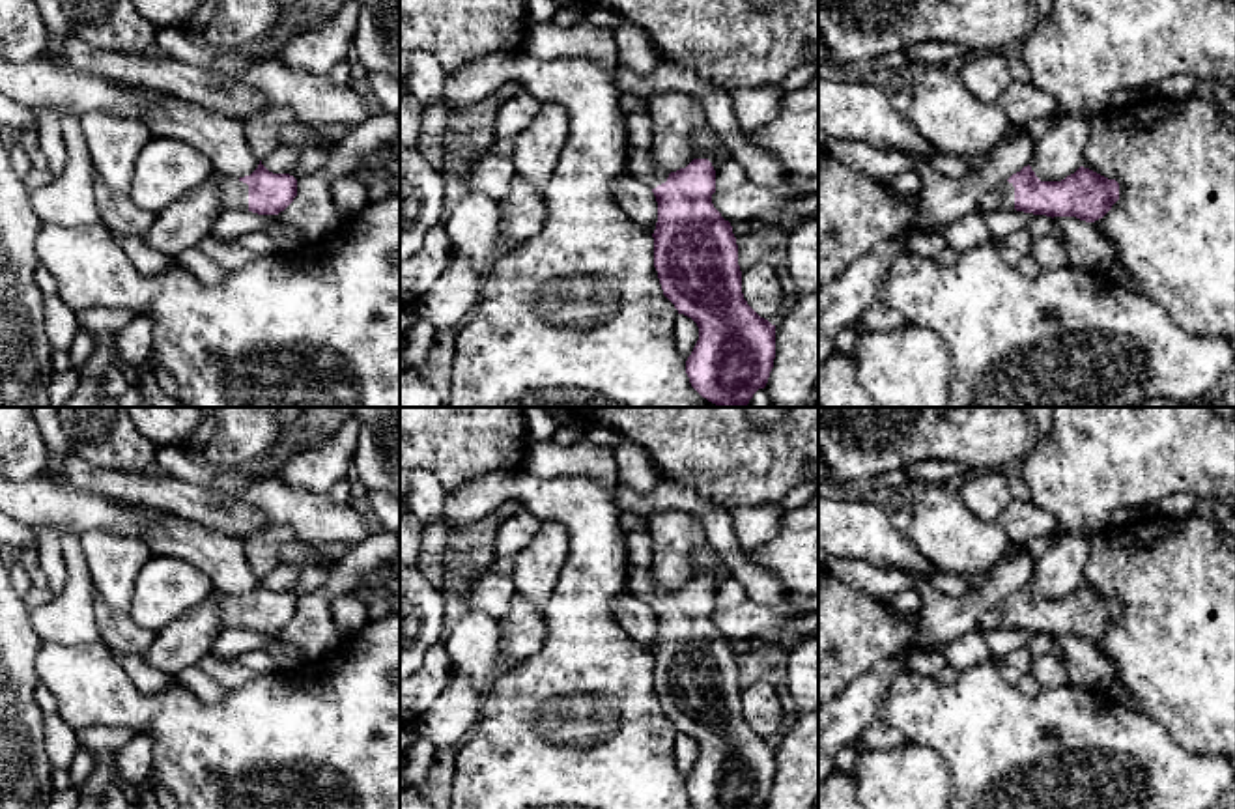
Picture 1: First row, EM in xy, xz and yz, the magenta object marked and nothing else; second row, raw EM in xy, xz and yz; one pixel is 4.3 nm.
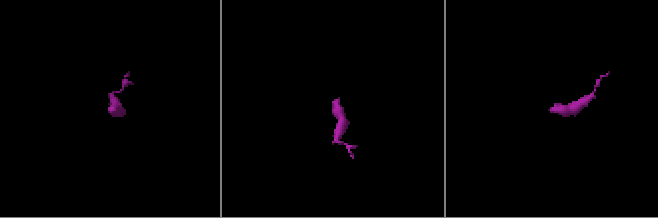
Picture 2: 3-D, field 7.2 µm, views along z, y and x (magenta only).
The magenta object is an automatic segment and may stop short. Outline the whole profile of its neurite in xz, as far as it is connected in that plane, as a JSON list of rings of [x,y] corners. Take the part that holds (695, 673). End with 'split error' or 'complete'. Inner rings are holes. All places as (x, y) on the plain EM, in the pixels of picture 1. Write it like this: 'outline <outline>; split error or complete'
outline [[[628,566],[628,592],[645,600],[658,620],[654,686],[663,714],[678,732],[699,745],[699,759],[686,779],[695,809],[764,807],[775,777],[775,744],[760,736],[744,717],[738,663],[729,639],[712,622],[716,589],[708,577],[693,577],[686,587],[667,592],[650,568]]]; split error

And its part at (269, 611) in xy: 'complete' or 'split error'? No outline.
split error

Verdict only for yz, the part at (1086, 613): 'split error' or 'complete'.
split error

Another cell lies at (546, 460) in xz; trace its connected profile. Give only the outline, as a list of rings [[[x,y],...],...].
[[[587,439],[568,447],[553,441],[529,441],[521,471],[546,480],[555,476],[589,476],[607,488],[618,486],[615,450],[592,445]]]

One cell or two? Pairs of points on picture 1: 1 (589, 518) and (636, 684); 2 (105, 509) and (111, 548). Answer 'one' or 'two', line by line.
1: one
2: two

